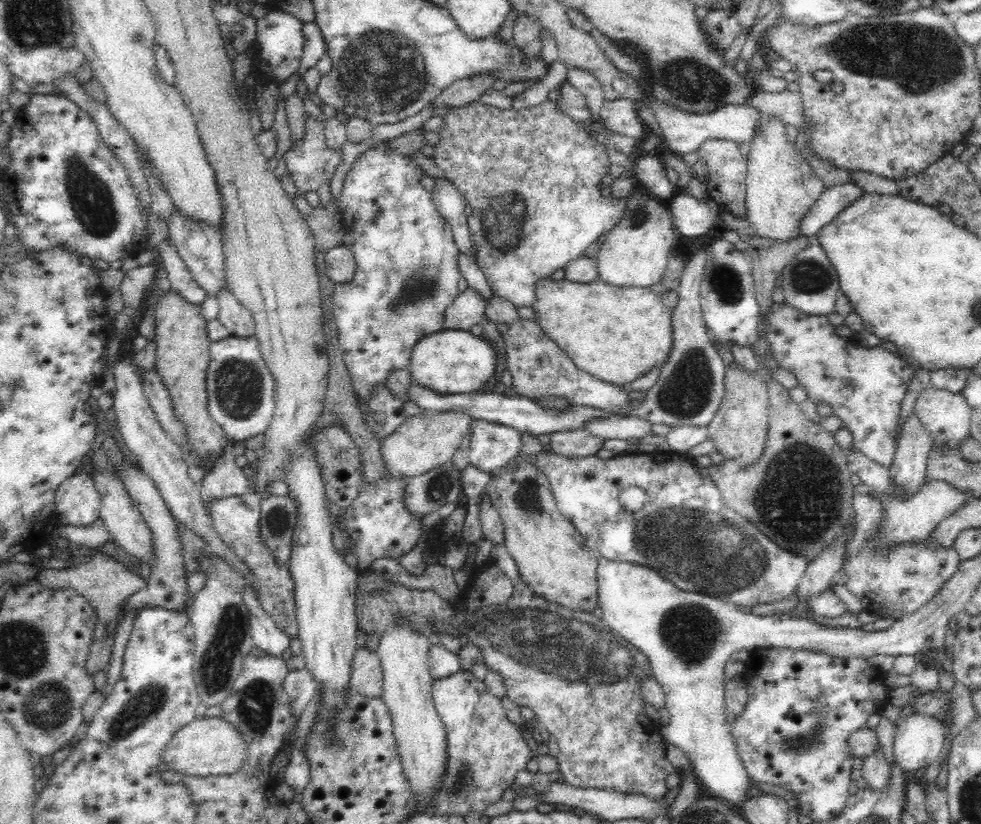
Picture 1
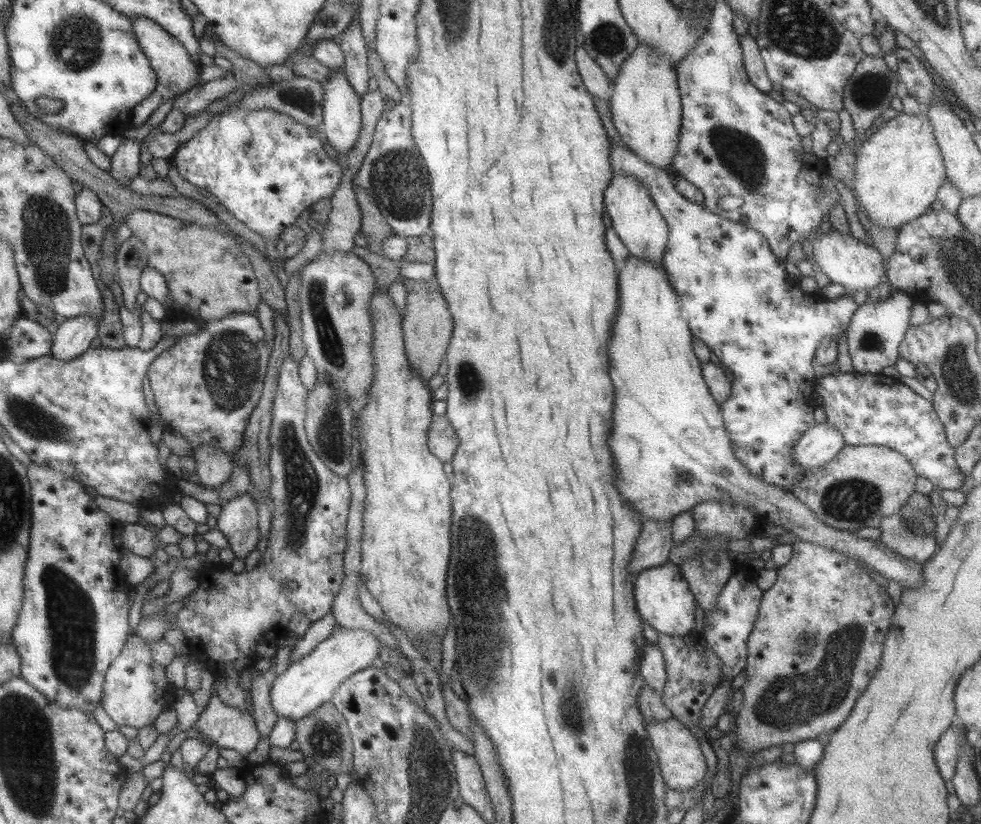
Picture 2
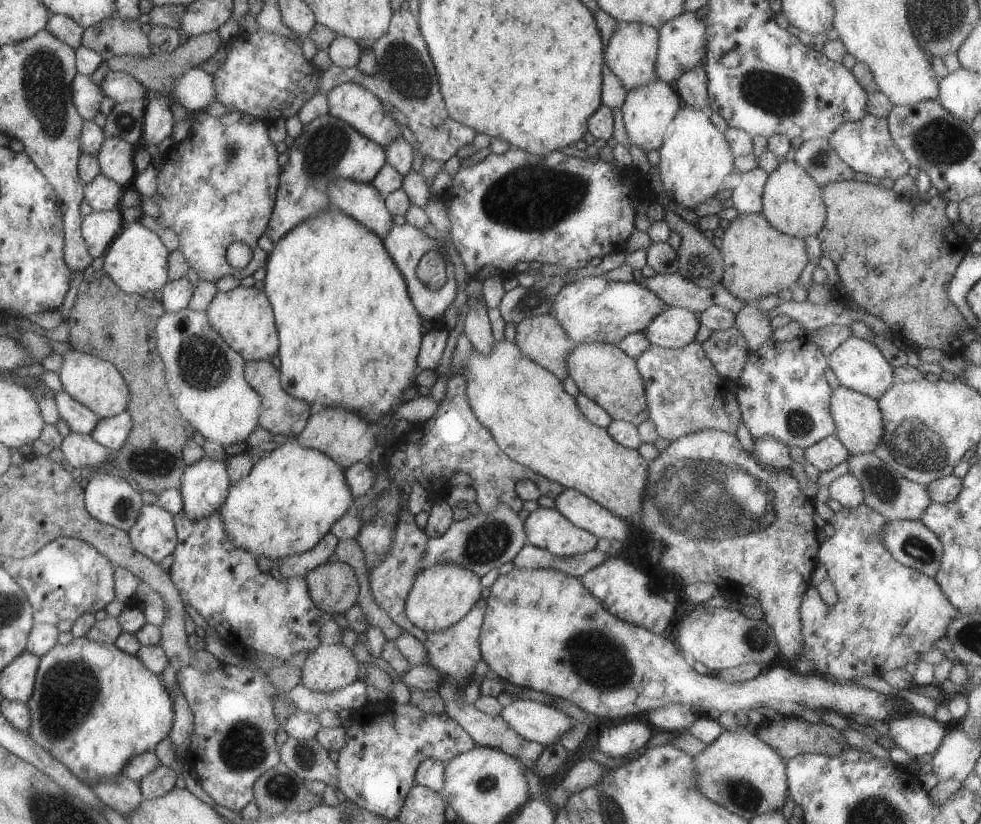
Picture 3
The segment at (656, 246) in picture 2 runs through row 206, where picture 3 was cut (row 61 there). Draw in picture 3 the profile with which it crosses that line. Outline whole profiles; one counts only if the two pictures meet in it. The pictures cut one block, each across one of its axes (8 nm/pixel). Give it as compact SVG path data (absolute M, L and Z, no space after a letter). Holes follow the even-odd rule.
M617 23L609 43L604 48L604 63L626 90L652 83L658 79L655 72L658 55L658 29L639 23Z

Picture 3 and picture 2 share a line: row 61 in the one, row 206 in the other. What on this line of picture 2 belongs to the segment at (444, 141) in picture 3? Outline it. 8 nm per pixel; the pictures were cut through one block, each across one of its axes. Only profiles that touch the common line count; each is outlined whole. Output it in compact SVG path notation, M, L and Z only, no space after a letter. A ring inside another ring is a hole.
M404 101L388 106L373 128L369 150L353 174L353 192L365 189L394 234L420 237L430 230L432 198L429 174L411 138L410 111Z

